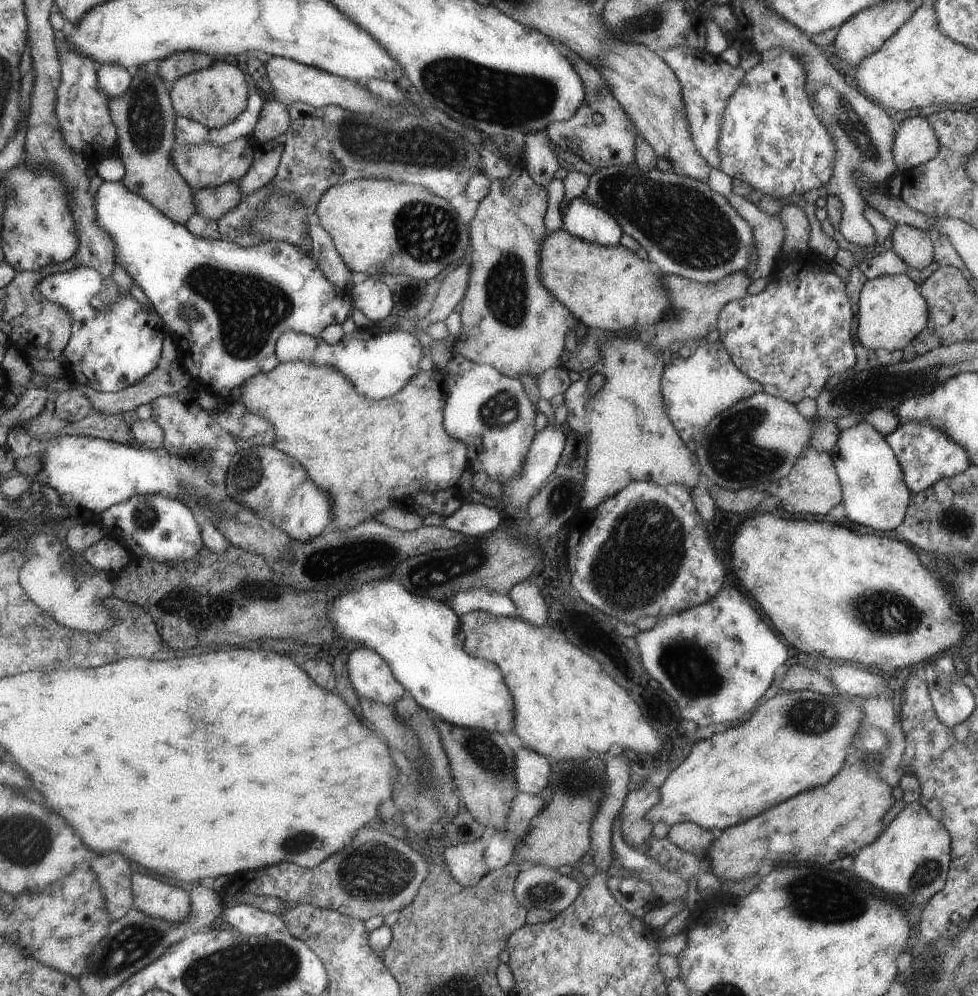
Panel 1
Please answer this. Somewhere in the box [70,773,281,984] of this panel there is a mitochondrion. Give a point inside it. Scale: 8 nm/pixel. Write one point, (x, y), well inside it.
(135, 942)

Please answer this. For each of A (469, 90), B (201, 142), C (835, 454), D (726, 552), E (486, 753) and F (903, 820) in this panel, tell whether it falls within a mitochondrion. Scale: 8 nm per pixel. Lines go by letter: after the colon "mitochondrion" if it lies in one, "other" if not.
A: mitochondrion
B: other
C: other
D: other
E: mitochondrion
F: other

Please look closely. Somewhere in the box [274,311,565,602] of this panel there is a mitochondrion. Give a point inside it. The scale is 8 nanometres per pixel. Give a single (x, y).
(498, 412)

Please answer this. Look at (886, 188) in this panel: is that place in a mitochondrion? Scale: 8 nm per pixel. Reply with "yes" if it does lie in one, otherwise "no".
no

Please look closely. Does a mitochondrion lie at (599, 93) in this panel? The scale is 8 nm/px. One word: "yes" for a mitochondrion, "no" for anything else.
yes

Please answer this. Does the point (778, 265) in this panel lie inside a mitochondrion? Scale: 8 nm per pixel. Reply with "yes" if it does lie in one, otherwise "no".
no

